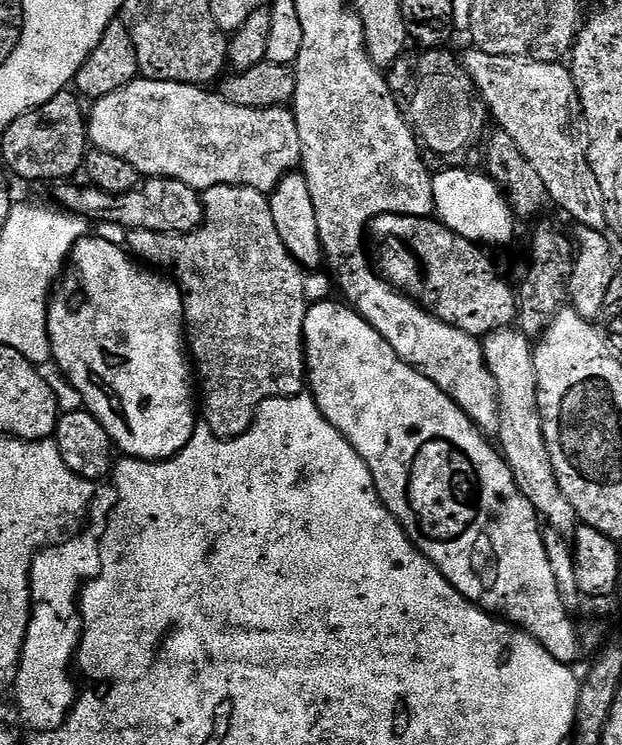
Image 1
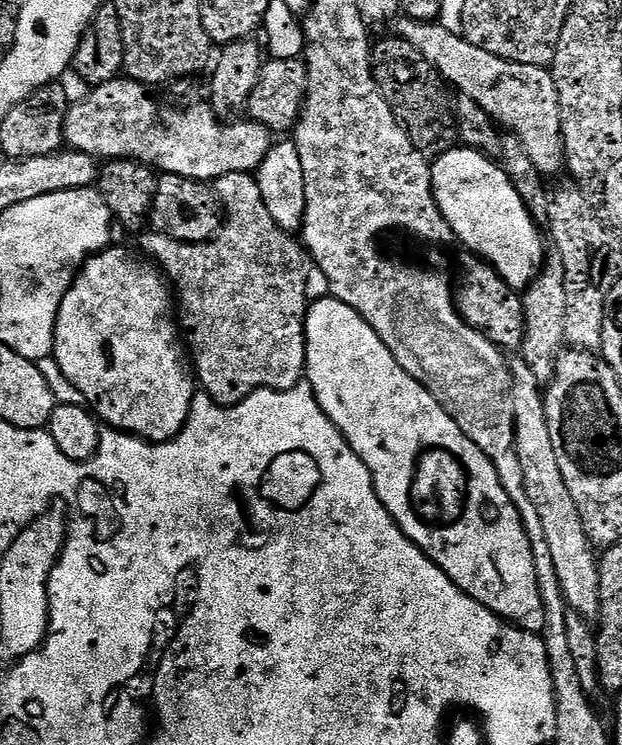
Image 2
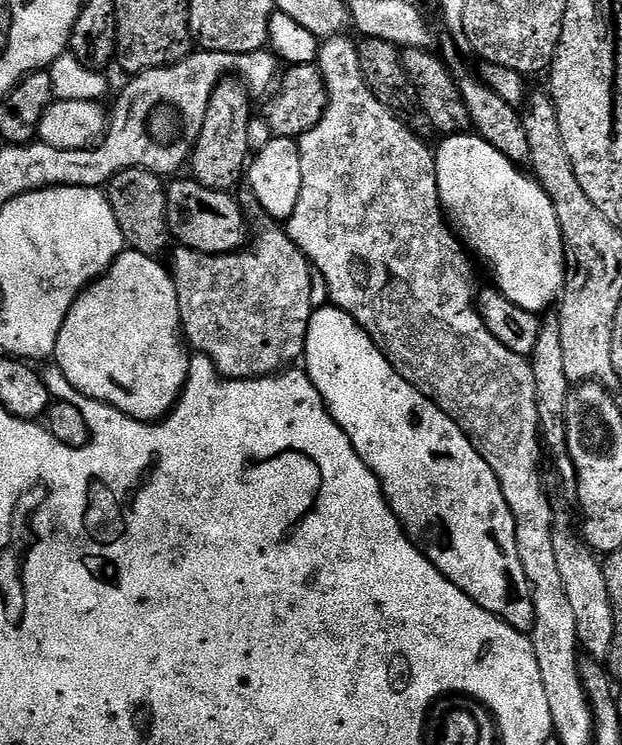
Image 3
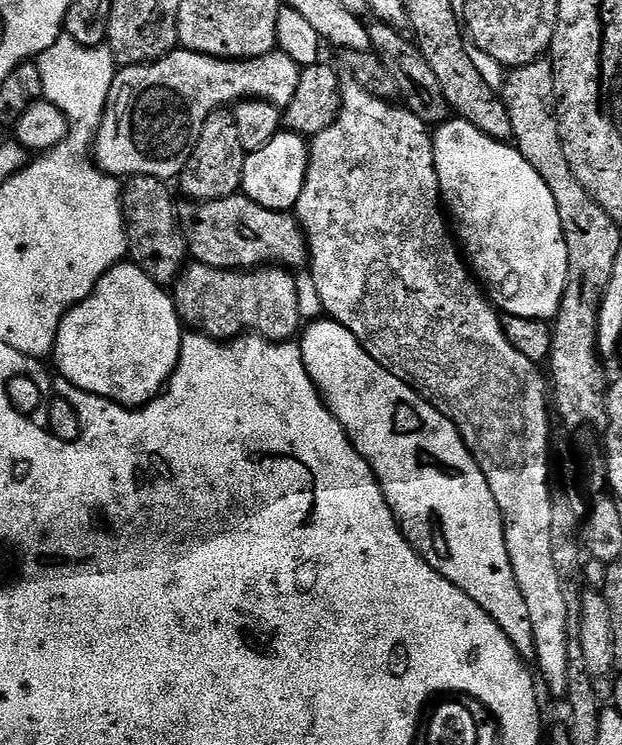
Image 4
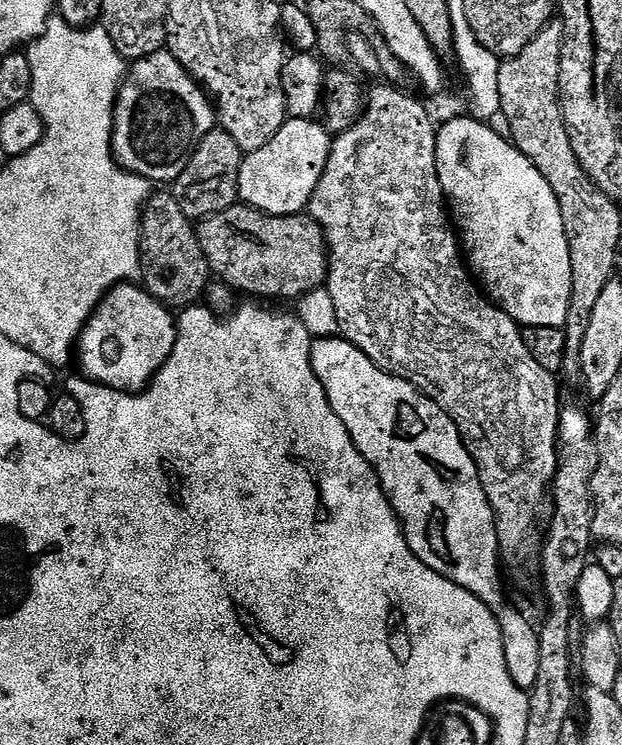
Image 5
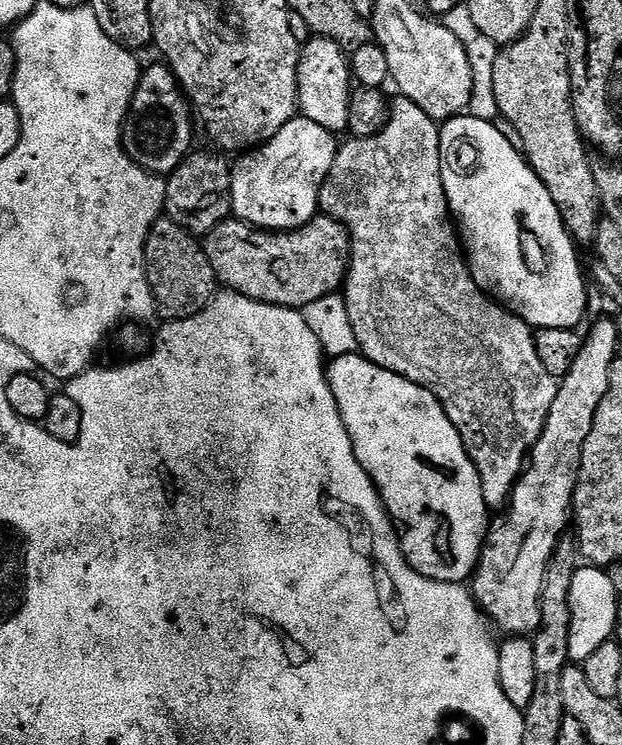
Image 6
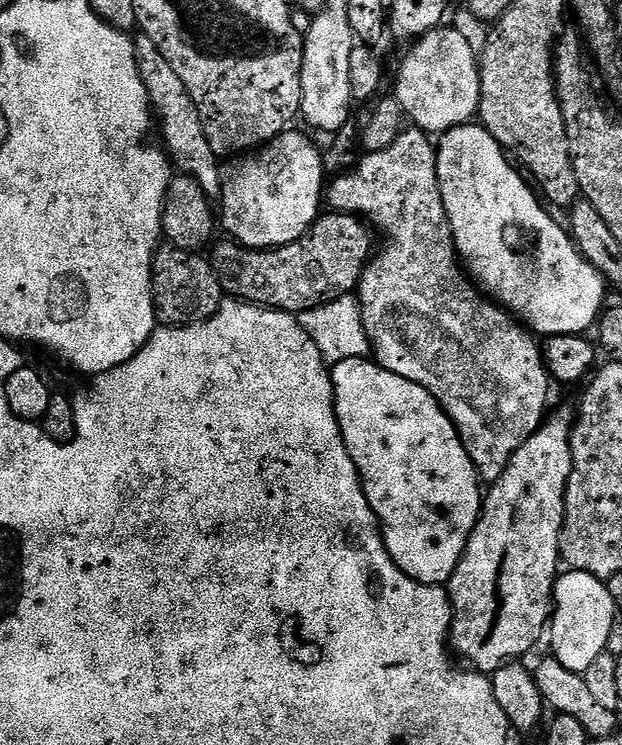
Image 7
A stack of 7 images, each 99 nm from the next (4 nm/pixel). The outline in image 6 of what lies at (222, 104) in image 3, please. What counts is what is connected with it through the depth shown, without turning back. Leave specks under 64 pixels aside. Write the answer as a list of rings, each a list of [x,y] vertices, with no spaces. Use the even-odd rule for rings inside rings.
[[[199,150],[189,153],[187,159],[175,171],[169,173],[165,181],[165,215],[195,236],[212,232],[231,213],[231,167],[221,153],[213,153]]]

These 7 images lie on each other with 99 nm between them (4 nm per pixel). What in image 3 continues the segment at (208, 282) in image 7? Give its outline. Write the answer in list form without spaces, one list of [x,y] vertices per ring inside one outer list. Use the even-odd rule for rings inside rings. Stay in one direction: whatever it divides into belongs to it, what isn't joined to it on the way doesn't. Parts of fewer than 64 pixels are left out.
[[[141,168],[122,170],[108,181],[106,195],[124,235],[124,243],[131,251],[155,257],[159,257],[160,252],[169,251],[168,194],[165,181],[161,177]]]

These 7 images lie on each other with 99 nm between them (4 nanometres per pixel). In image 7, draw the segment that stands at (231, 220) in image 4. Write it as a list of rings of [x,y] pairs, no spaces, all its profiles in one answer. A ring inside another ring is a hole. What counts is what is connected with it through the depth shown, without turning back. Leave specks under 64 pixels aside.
[[[329,211],[317,218],[308,233],[294,244],[281,248],[247,248],[231,238],[224,238],[210,253],[210,259],[216,277],[220,279],[220,287],[229,297],[249,304],[258,304],[261,308],[275,308],[278,312],[299,314],[334,302],[359,289],[362,274],[374,255],[371,235],[373,236],[373,233],[369,225],[361,217],[346,212]]]

